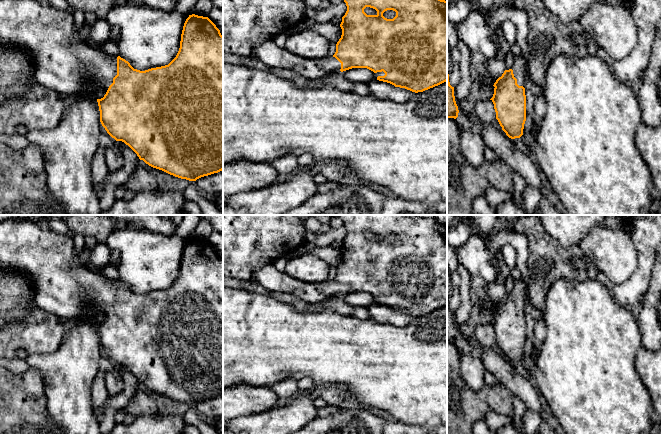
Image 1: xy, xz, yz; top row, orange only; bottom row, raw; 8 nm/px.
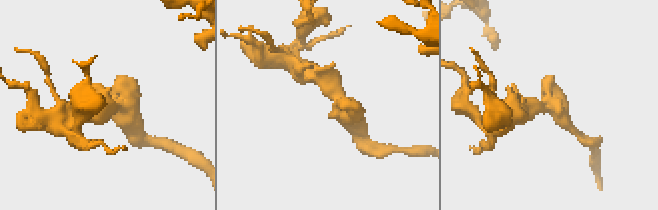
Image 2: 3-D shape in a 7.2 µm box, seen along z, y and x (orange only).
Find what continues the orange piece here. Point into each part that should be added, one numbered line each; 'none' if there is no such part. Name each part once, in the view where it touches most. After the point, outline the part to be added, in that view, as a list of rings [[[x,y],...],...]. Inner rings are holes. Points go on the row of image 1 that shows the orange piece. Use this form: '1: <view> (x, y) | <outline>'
1: xy (62, 62) | [[[0,0],[0,42],[11,43],[16,45],[18,48],[27,51],[31,55],[31,62],[34,67],[34,79],[36,83],[42,87],[52,89],[63,96],[66,100],[76,96],[83,96],[85,93],[88,93],[90,96],[94,96],[97,99],[97,92],[102,88],[105,90],[105,92],[107,92],[109,86],[113,83],[113,78],[117,75],[118,55],[109,56],[101,51],[95,50],[91,47],[91,45],[88,45],[86,42],[82,41],[77,35],[72,14],[66,10],[53,7],[47,0]]]

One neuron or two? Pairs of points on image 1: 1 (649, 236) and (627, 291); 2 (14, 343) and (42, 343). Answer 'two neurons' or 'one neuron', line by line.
1: one neuron
2: one neuron

